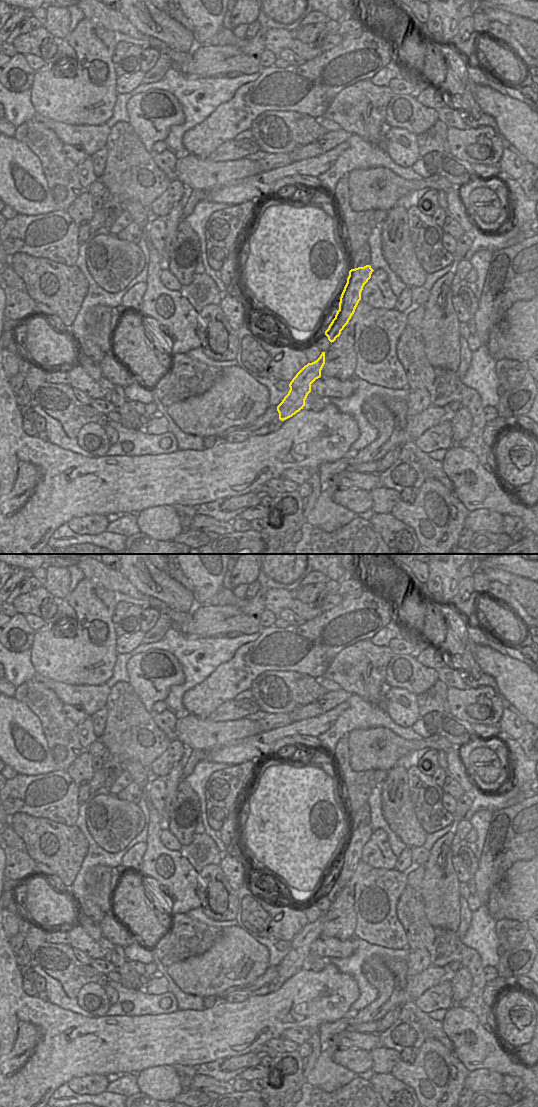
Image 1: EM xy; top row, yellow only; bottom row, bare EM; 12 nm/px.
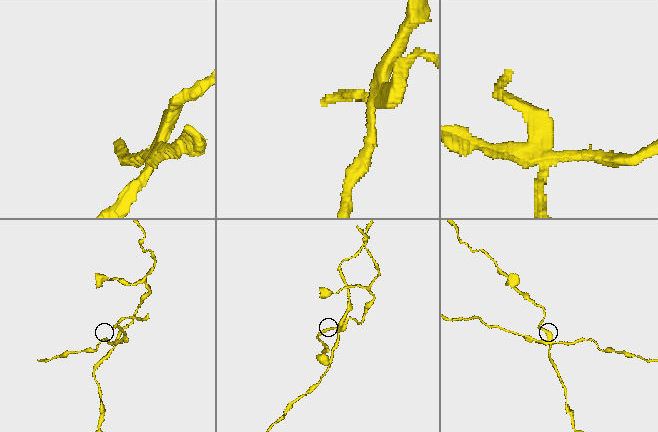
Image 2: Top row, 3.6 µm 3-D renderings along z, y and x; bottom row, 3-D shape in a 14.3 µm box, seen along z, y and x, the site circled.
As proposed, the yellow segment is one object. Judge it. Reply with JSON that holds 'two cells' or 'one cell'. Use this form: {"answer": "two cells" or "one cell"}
{"answer": "two cells"}

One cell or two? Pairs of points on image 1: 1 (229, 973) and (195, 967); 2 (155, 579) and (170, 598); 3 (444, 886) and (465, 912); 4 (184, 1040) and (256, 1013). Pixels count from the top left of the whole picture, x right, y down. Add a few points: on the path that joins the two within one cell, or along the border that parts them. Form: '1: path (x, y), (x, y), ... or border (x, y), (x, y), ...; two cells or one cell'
1: path (221, 972), (203, 972); one cell
2: path (160, 584), (169, 593); one cell
3: border (460, 896), (460, 924), (457, 929); two cells
4: path (202, 1037), (238, 1028); one cell

